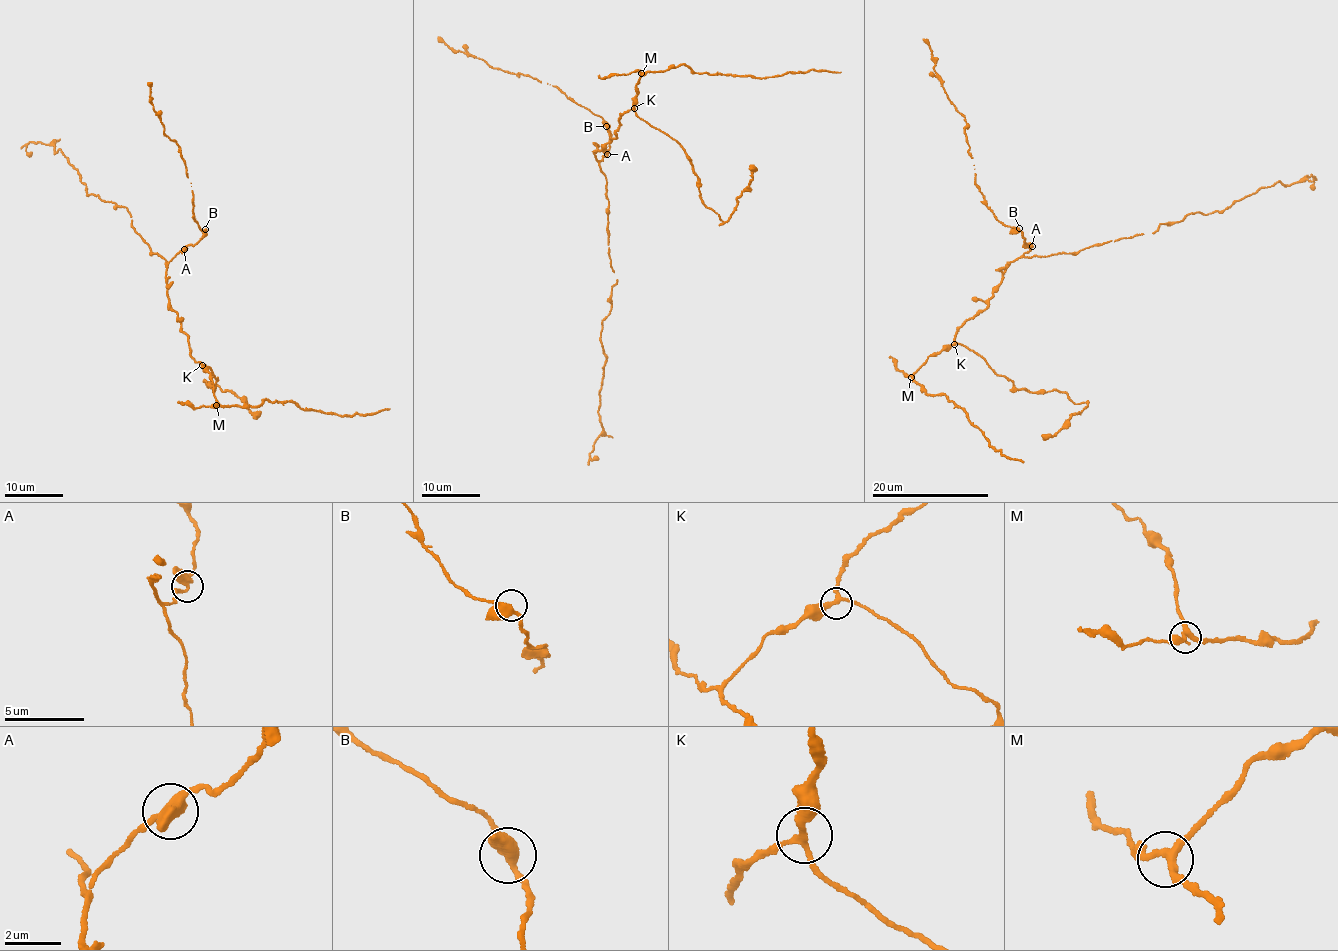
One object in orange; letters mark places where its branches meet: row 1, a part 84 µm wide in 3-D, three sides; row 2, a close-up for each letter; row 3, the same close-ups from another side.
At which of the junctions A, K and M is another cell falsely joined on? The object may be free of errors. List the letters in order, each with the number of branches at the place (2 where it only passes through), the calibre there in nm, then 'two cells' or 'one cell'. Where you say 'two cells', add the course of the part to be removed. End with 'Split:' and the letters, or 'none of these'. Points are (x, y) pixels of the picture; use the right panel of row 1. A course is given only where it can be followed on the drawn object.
A: 3 branches meet; 360 nm thick; one cell
K: 3 branches meet; 220 nm thick; one cell
M: 3 branches meet; 280 nm thick; one cell
Split: none of these

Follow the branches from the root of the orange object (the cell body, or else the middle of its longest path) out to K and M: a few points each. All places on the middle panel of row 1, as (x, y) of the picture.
K: (595, 155), (616, 137), (621, 115), (634, 108)
M: (595, 155), (616, 137), (621, 115), (633, 107), (635, 86), (641, 73)

